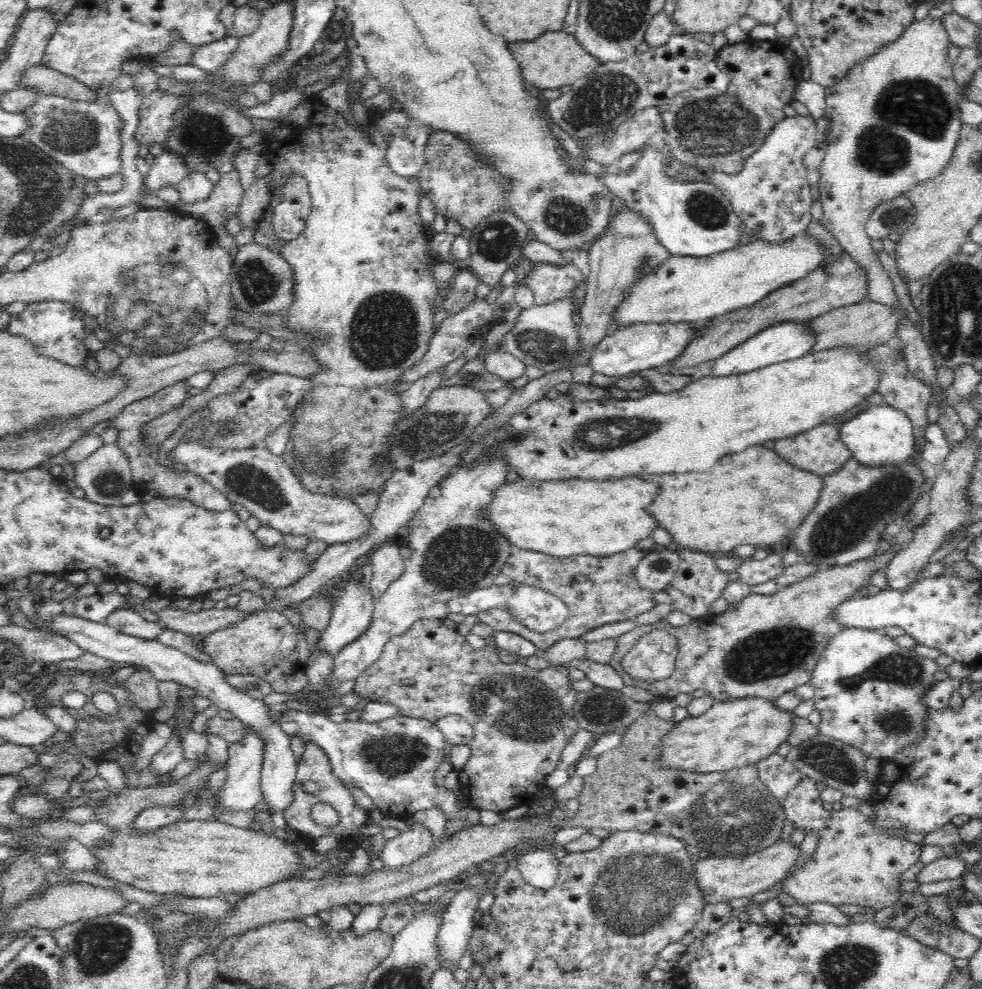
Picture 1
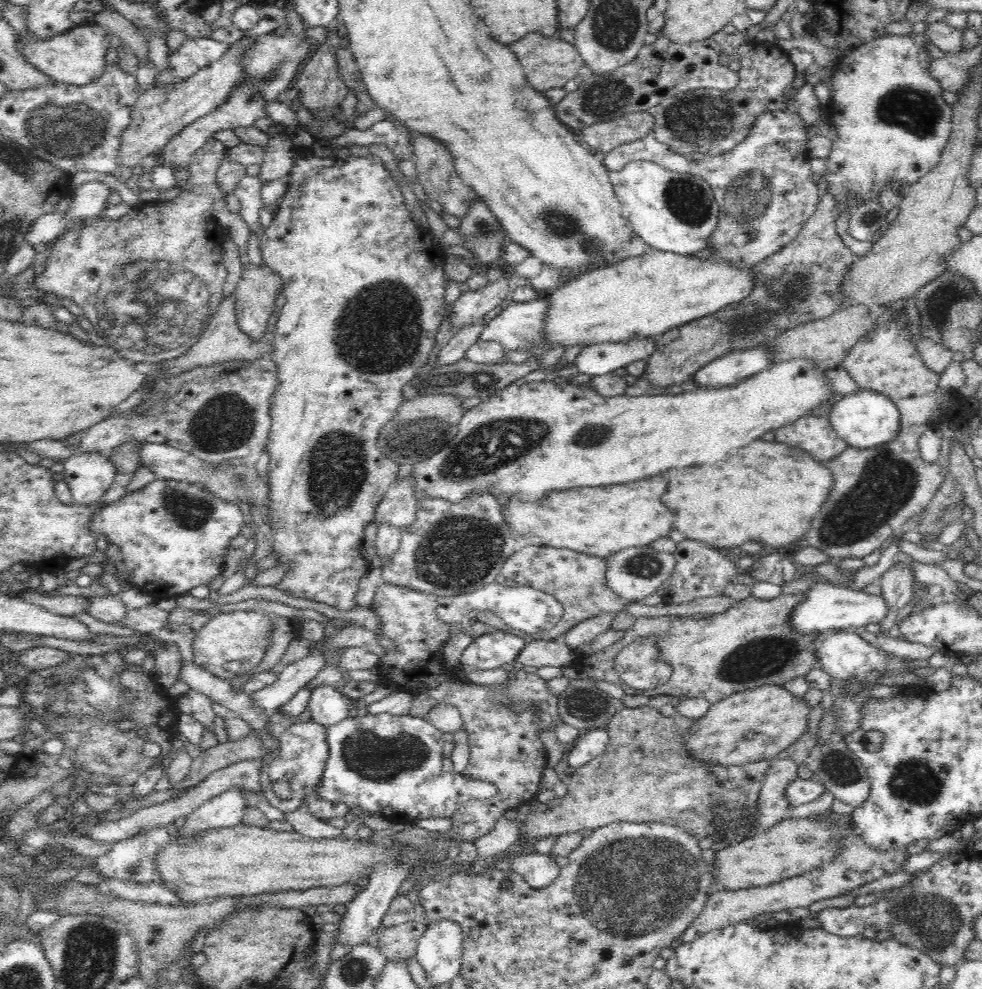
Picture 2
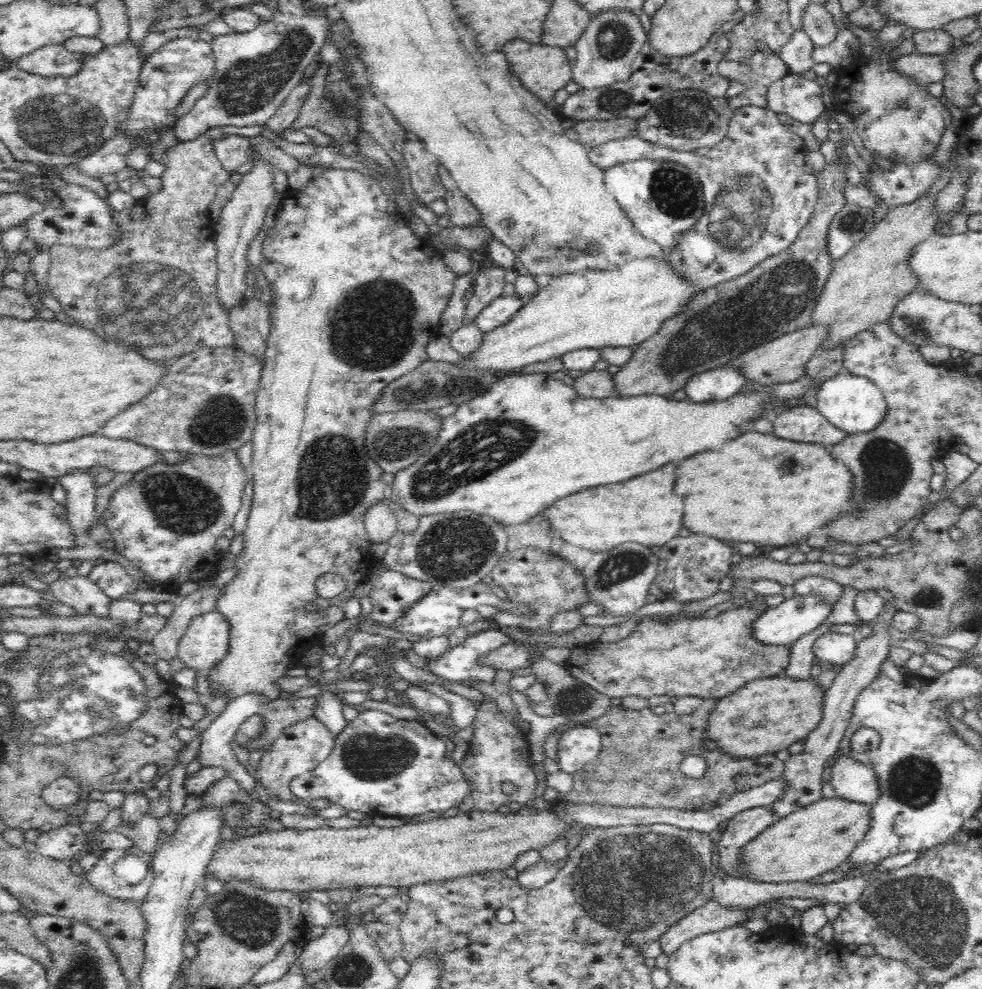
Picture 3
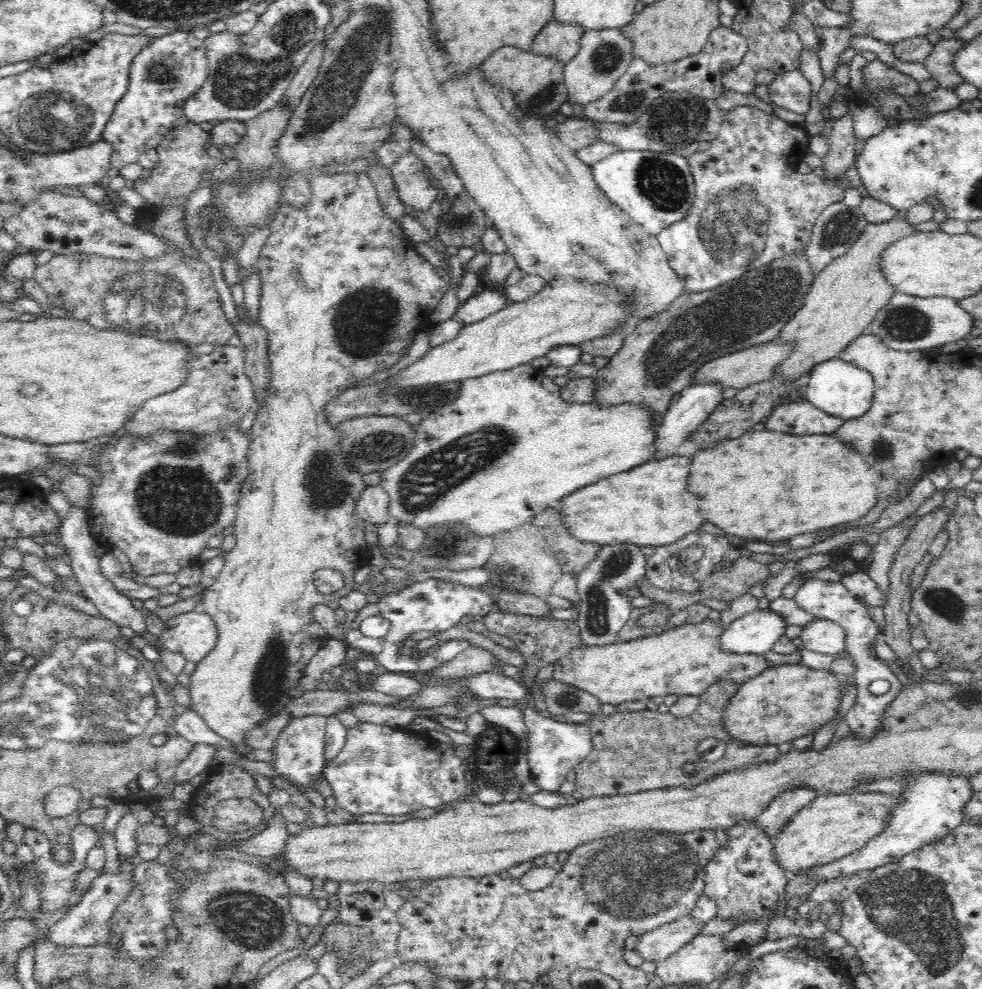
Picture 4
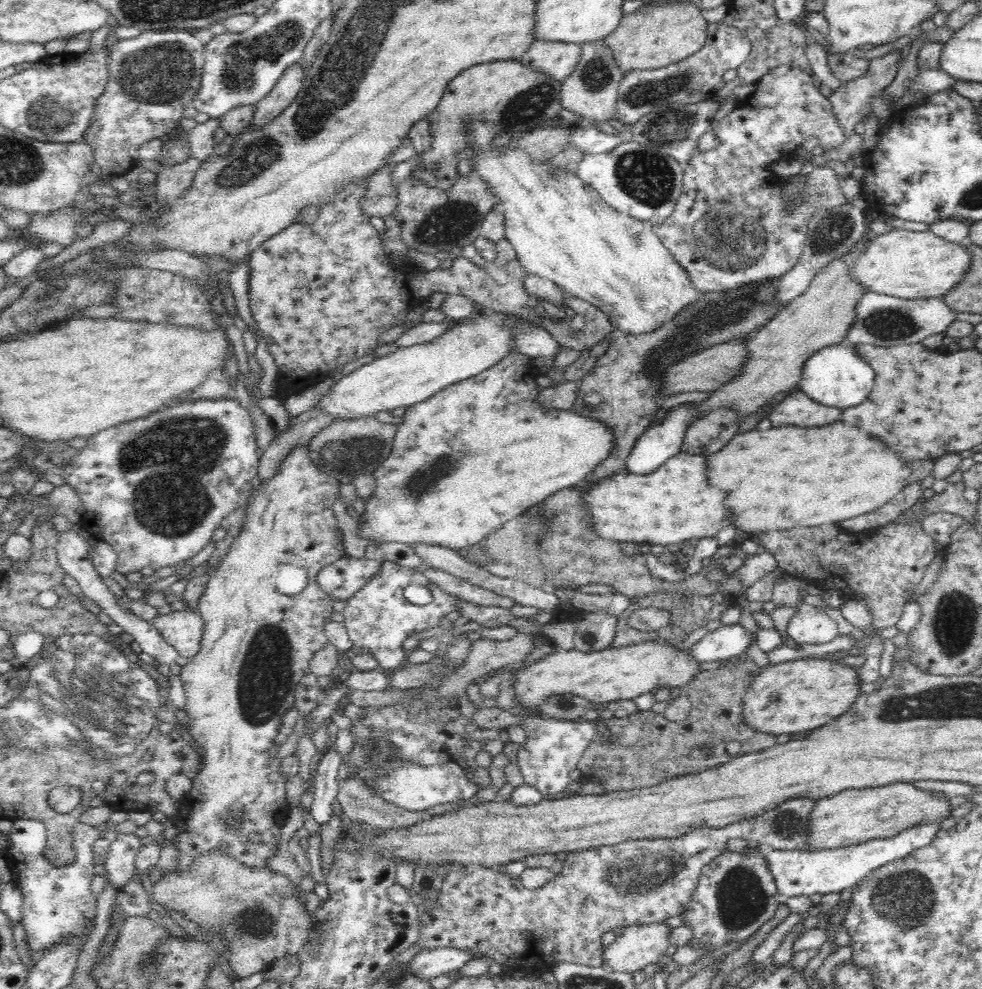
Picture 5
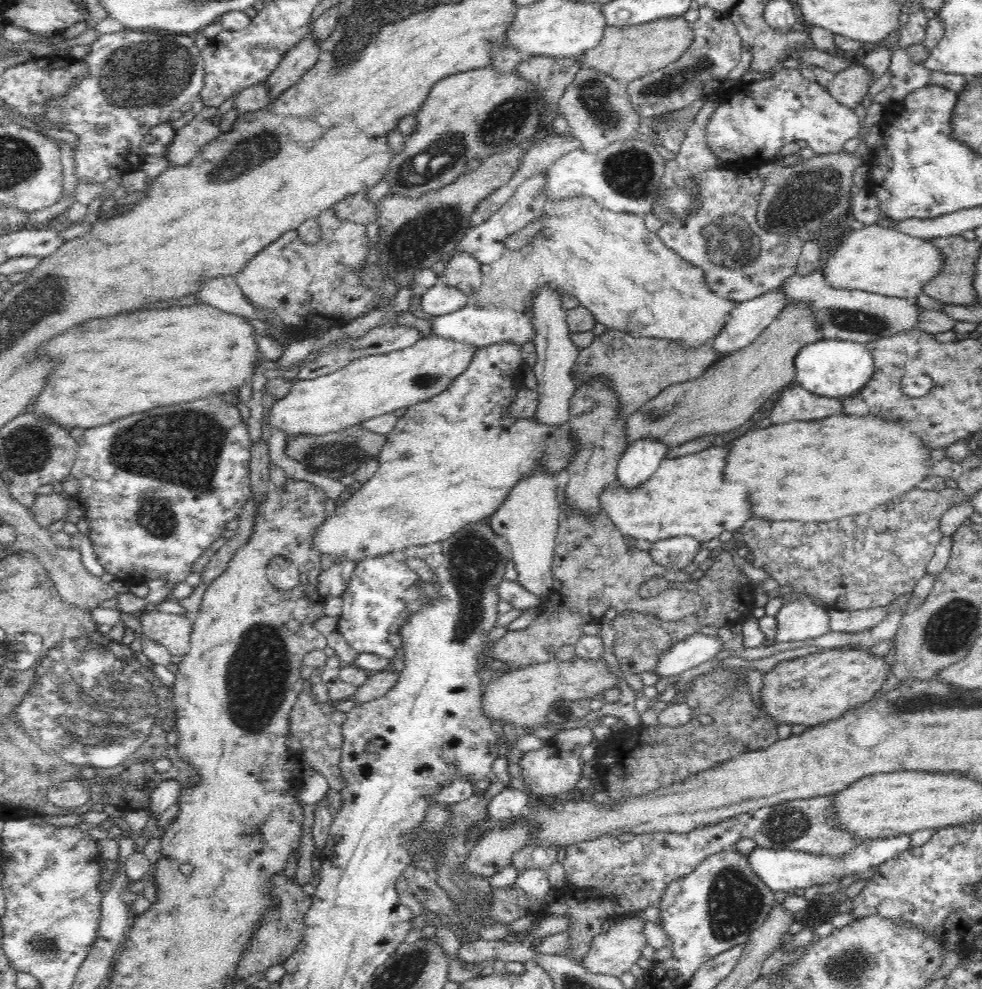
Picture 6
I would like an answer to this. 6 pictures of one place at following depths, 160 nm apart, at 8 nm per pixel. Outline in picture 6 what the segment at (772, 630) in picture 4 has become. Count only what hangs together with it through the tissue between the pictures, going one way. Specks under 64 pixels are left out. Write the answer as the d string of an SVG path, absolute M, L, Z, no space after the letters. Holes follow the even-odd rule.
M696 633L686 637L684 640L675 642L660 655L653 674L660 679L677 677L706 661L713 660L722 650L722 644L718 636Z

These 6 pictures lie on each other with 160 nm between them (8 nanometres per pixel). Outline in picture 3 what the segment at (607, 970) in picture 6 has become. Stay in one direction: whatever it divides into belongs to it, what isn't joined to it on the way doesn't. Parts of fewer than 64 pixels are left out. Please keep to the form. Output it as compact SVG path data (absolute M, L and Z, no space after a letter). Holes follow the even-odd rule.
M708 900L704 906L693 910L676 924L669 926L664 934L658 937L662 953L670 956L678 948L707 932L724 930L729 926L736 926L739 922L750 920L747 912L753 908L731 908L731 906L720 906L715 900Z

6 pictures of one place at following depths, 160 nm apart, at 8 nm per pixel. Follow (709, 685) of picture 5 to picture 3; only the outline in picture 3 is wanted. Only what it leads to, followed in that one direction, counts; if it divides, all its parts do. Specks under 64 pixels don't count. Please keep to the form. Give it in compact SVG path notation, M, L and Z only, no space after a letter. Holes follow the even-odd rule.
M716 698L704 699L704 704L693 714L678 715L675 713L657 716L651 708L645 710L627 710L622 706L612 706L601 718L588 722L588 726L595 727L602 738L602 750L588 764L573 772L572 790L561 800L572 804L594 804L610 807L626 808L668 808L684 811L703 811L708 808L705 804L724 804L736 794L764 783L781 778L785 762L776 757L775 753L764 753L762 758L752 757L739 759L721 752L713 745L706 735L708 720L715 710ZM700 755L707 760L706 774L702 778L688 778L681 770L680 763L685 756Z

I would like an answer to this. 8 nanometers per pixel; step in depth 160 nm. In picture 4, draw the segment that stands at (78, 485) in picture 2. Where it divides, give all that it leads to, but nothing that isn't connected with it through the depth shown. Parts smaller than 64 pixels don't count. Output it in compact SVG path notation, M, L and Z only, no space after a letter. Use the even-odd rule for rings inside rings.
M72 506L65 519L61 521L59 536L62 542L61 548L64 550L64 554L66 554L65 559L72 568L80 588L82 588L83 596L95 604L100 616L115 622L120 627L129 626L137 636L148 640L153 634L146 629L143 610L136 609L132 605L132 599L120 594L108 578L104 577L100 572L100 557L96 556L94 551L96 540L90 529L89 509L82 506L80 508Z

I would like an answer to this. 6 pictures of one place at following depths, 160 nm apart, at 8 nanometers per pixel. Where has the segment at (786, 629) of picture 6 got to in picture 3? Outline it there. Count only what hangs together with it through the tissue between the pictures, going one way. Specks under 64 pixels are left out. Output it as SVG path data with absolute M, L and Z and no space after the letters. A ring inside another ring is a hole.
M828 630L814 641L812 650L821 661L841 668L854 658L857 643L857 634L841 634Z

